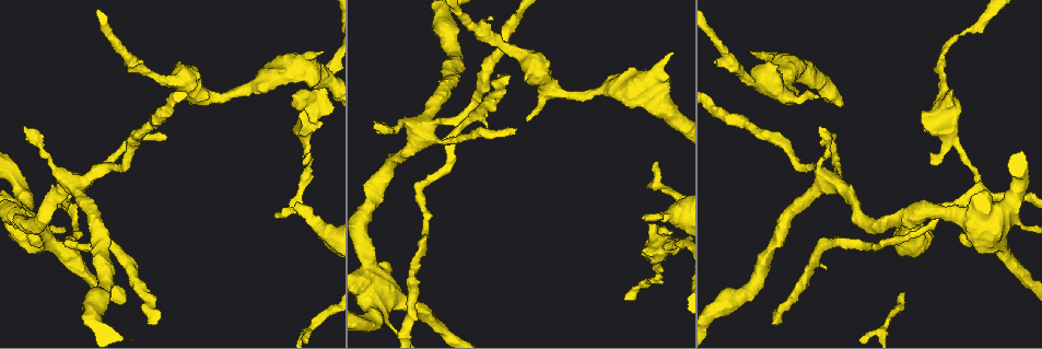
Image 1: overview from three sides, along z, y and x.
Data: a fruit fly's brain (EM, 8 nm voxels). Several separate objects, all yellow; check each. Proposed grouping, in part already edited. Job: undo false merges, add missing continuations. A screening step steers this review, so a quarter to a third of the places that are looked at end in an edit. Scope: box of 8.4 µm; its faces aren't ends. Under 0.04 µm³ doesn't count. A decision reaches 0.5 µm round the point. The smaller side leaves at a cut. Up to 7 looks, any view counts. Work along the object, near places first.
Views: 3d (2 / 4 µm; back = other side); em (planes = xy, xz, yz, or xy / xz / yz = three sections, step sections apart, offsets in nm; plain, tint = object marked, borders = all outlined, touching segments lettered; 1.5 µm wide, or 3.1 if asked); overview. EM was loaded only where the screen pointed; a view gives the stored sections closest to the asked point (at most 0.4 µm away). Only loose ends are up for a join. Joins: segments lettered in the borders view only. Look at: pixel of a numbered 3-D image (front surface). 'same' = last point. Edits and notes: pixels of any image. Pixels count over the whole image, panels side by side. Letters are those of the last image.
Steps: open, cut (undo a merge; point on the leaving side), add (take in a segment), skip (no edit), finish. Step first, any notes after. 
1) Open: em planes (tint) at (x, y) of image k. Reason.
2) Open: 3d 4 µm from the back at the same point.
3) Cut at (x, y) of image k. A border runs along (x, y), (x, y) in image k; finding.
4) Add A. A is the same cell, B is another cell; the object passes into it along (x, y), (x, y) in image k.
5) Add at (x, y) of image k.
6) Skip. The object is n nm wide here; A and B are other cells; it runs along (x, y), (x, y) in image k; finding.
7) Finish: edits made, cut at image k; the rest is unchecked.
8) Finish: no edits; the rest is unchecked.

Open: em planes (tint) at (278, 212) of image 1. An open end.

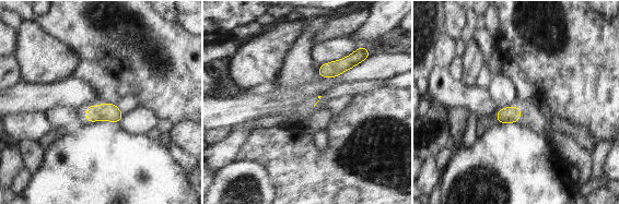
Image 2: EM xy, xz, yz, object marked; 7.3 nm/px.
Open: em planes (borders) at the same point.

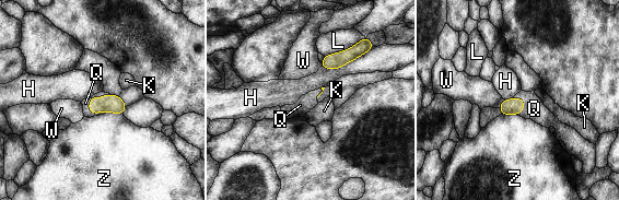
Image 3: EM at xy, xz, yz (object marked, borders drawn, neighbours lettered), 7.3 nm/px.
Add Q. Q is the same cell, H, K, L, W and Z are other cells; the object passes into it along (109, 103), (92, 112), (85, 103) in image 3; it goes on there.

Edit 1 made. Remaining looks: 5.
Open: em planes (tint) at (293, 209) of image 1.

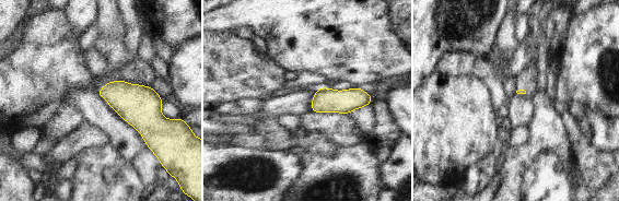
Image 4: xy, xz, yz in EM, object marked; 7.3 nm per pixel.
Open: em planes (borders) at the same point. See the neighbours.

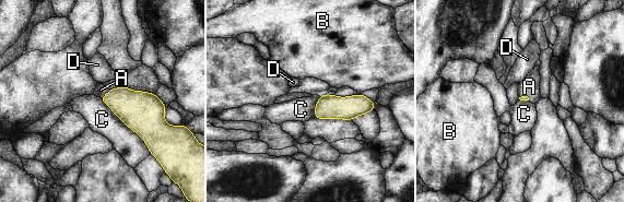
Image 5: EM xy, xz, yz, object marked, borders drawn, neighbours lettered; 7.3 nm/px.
Add A. A is the same cell, B, C and D are other cells; the object passes into it along (137, 109), (106, 95), (101, 90) in image 5; the neuron continues.

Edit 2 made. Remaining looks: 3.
Open: overview. See it whole again.

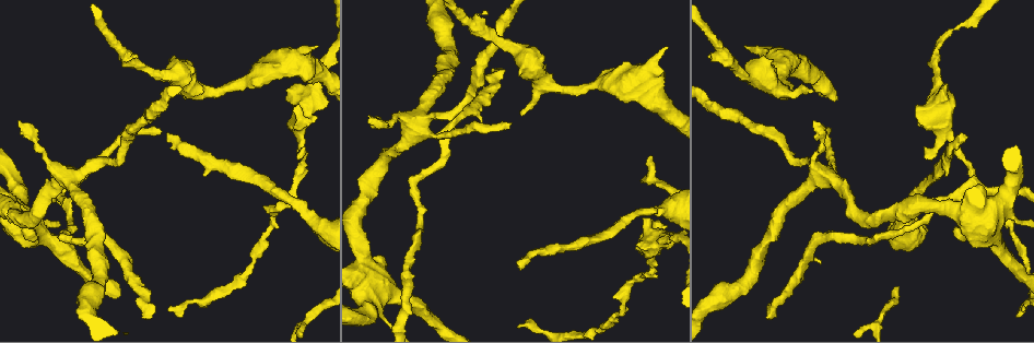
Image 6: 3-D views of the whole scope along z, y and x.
Open: em xy step 4 (tint) at (169, 134) of image 6. Branch stops here.

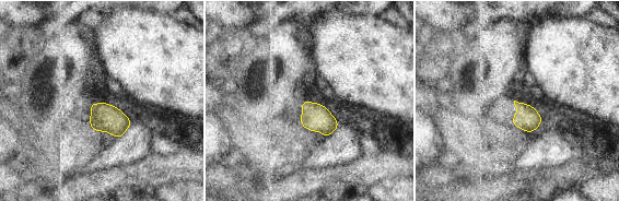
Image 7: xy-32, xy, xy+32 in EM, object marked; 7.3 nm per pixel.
Open: em planes (borders) at the same point. Cut it another way.

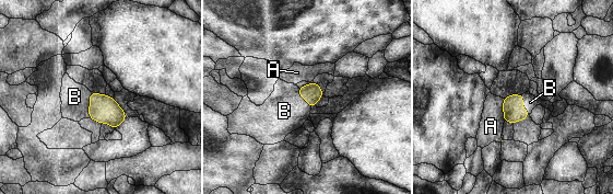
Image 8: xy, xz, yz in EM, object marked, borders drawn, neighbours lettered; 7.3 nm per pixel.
Add B. The object is 140 nm wide here; the longest contact is with B, 200 nm; B is the same cell, A is another cell; the neuron continues.

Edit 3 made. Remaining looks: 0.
Finish: edits made, add at image 3, add at image 5, add at image 8; the rest is unchecked.

